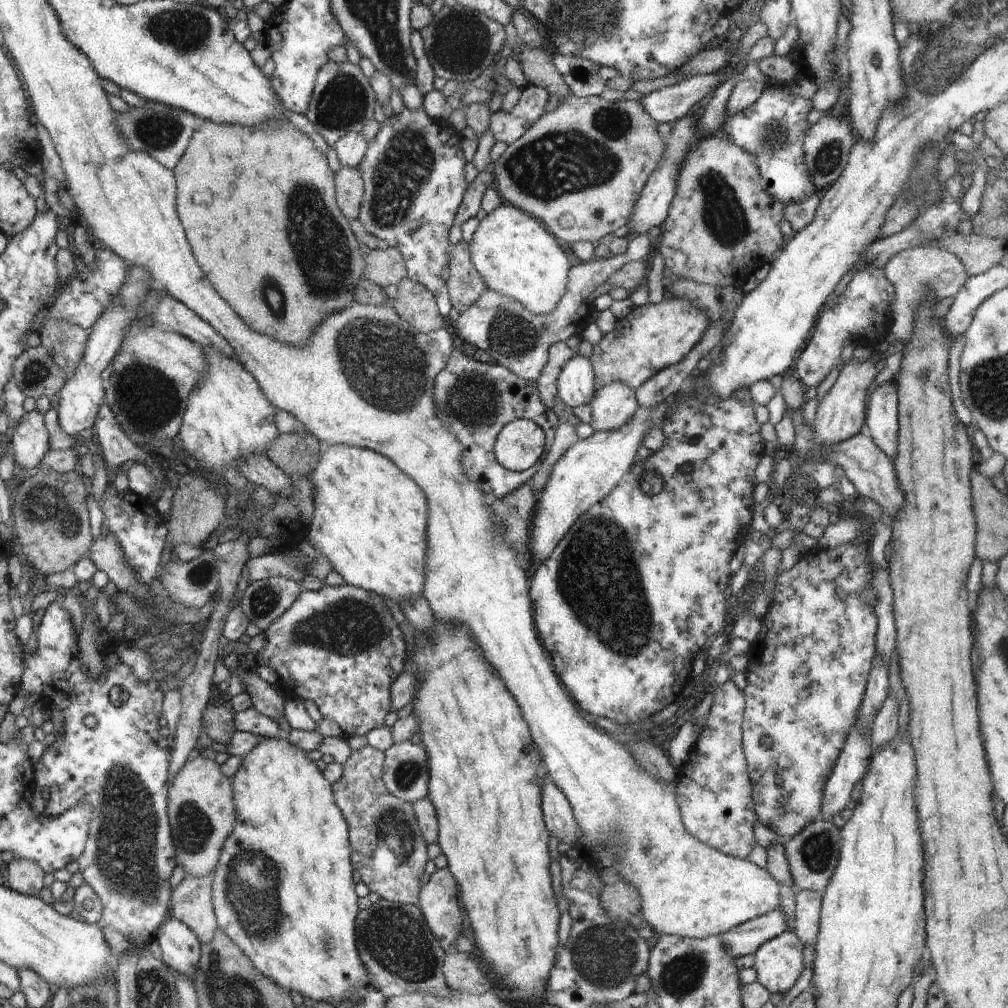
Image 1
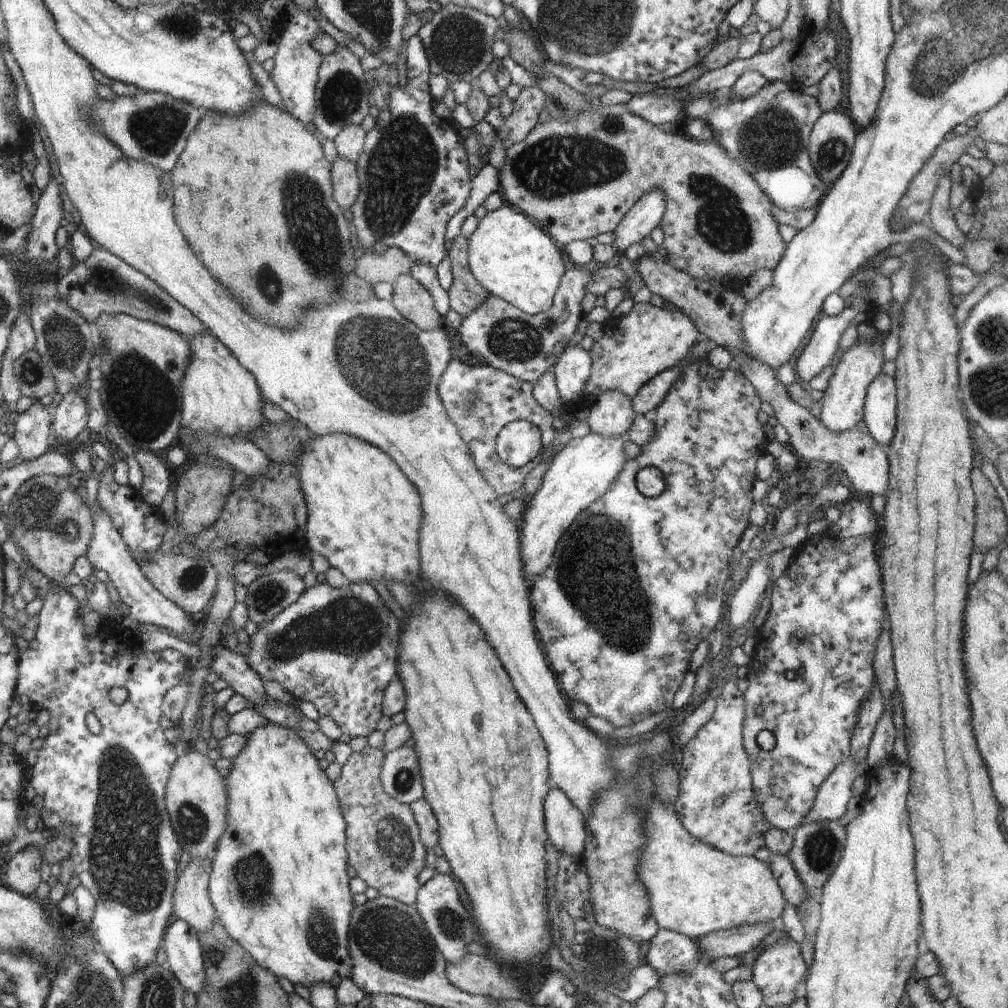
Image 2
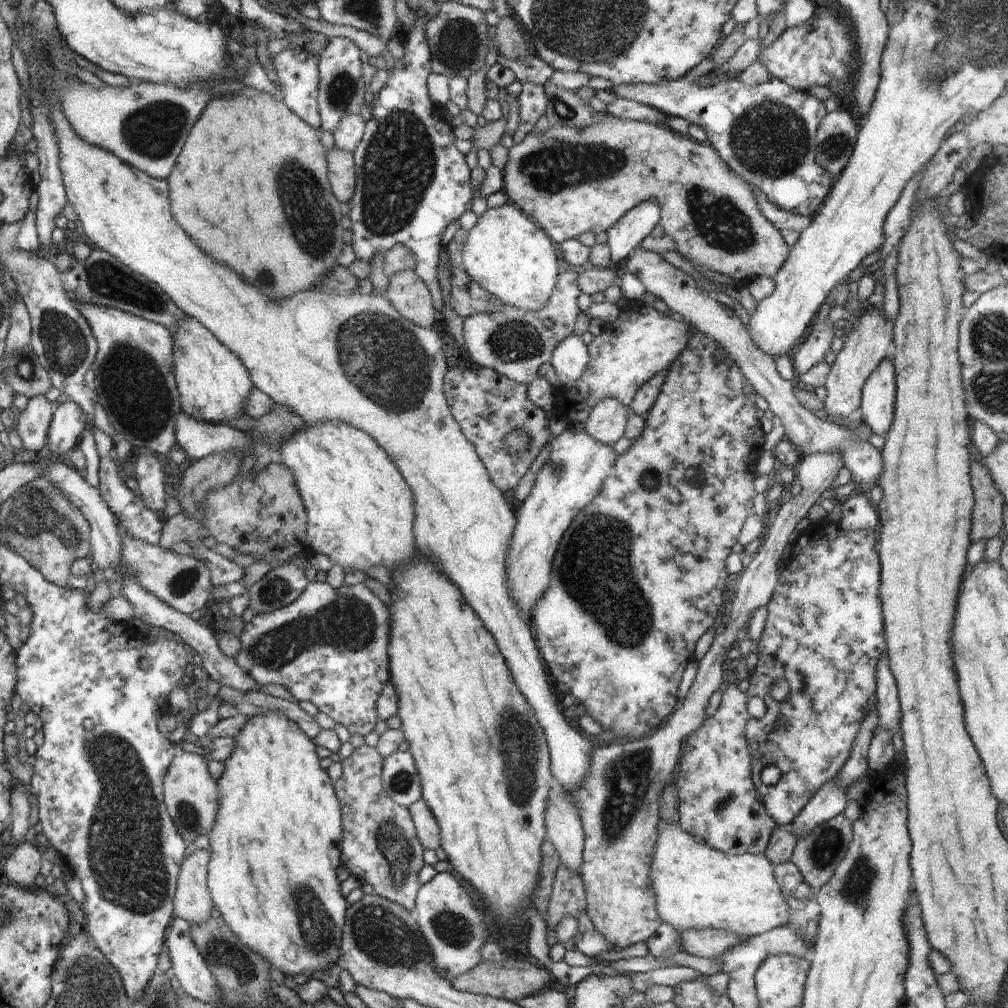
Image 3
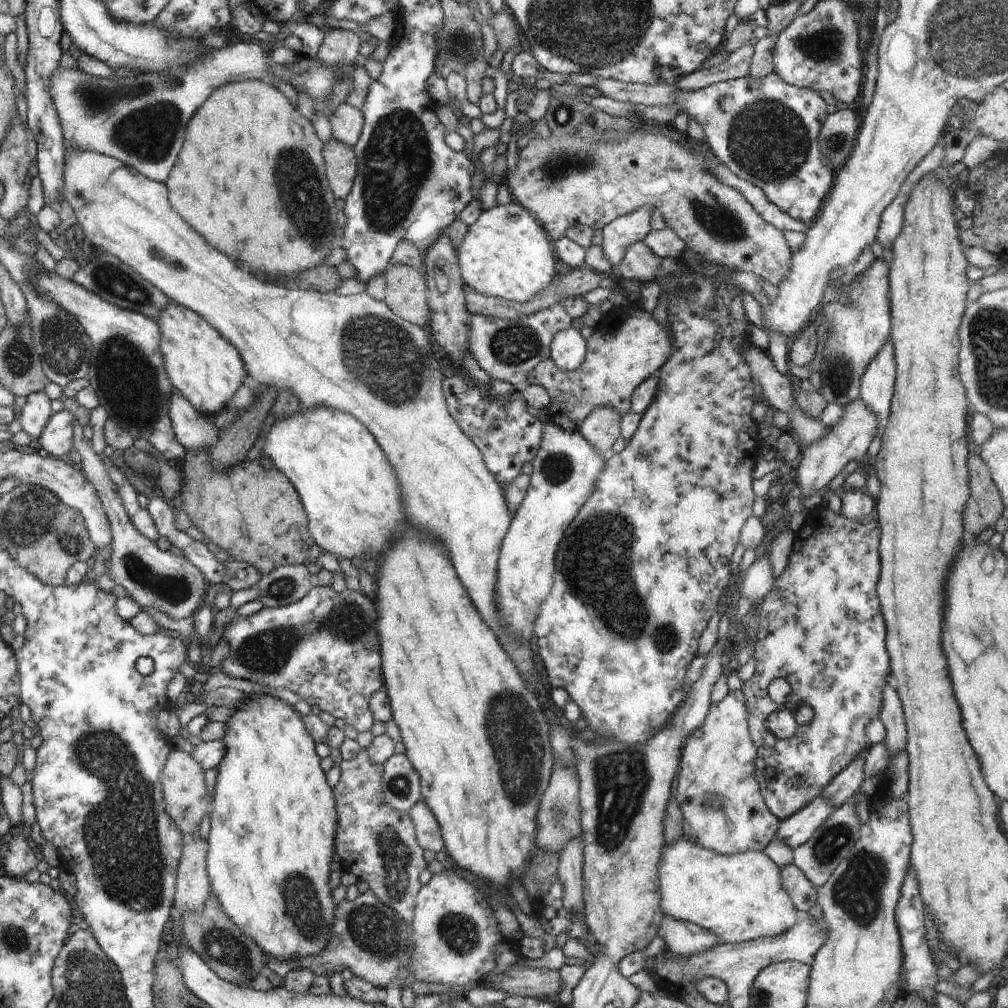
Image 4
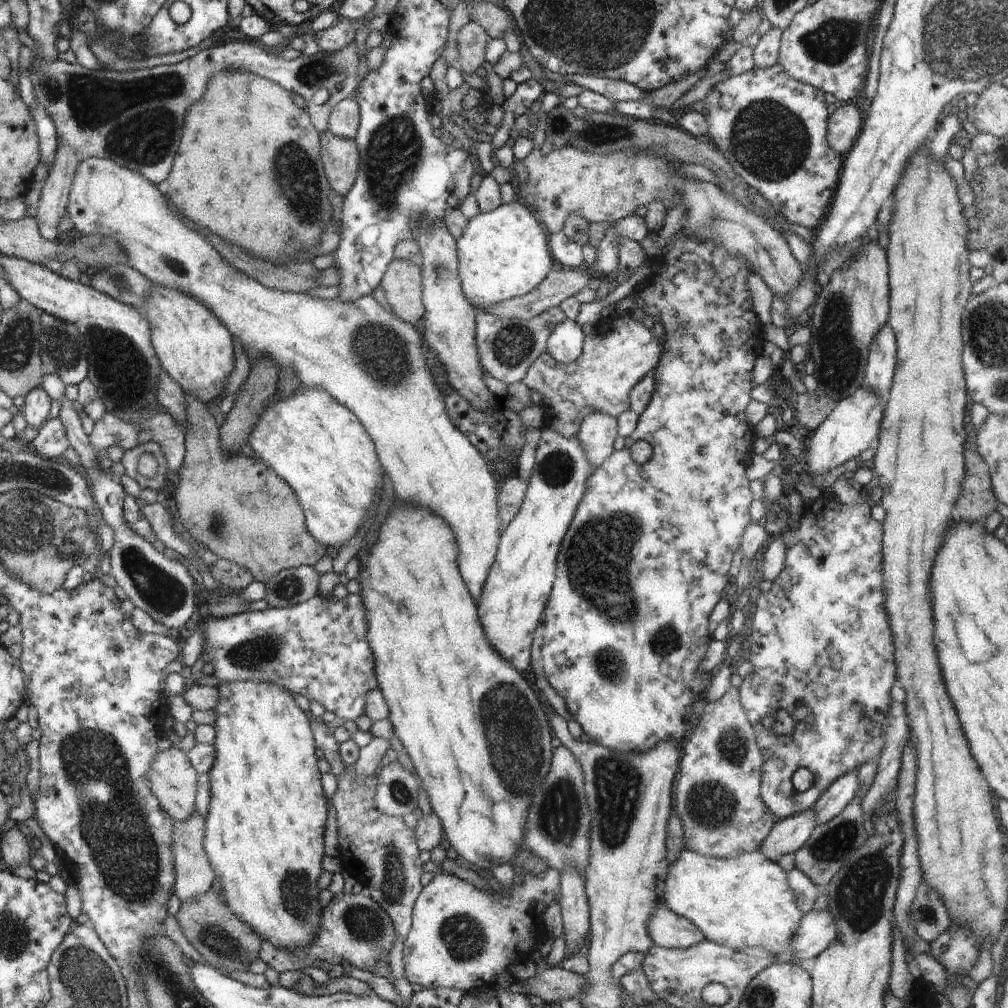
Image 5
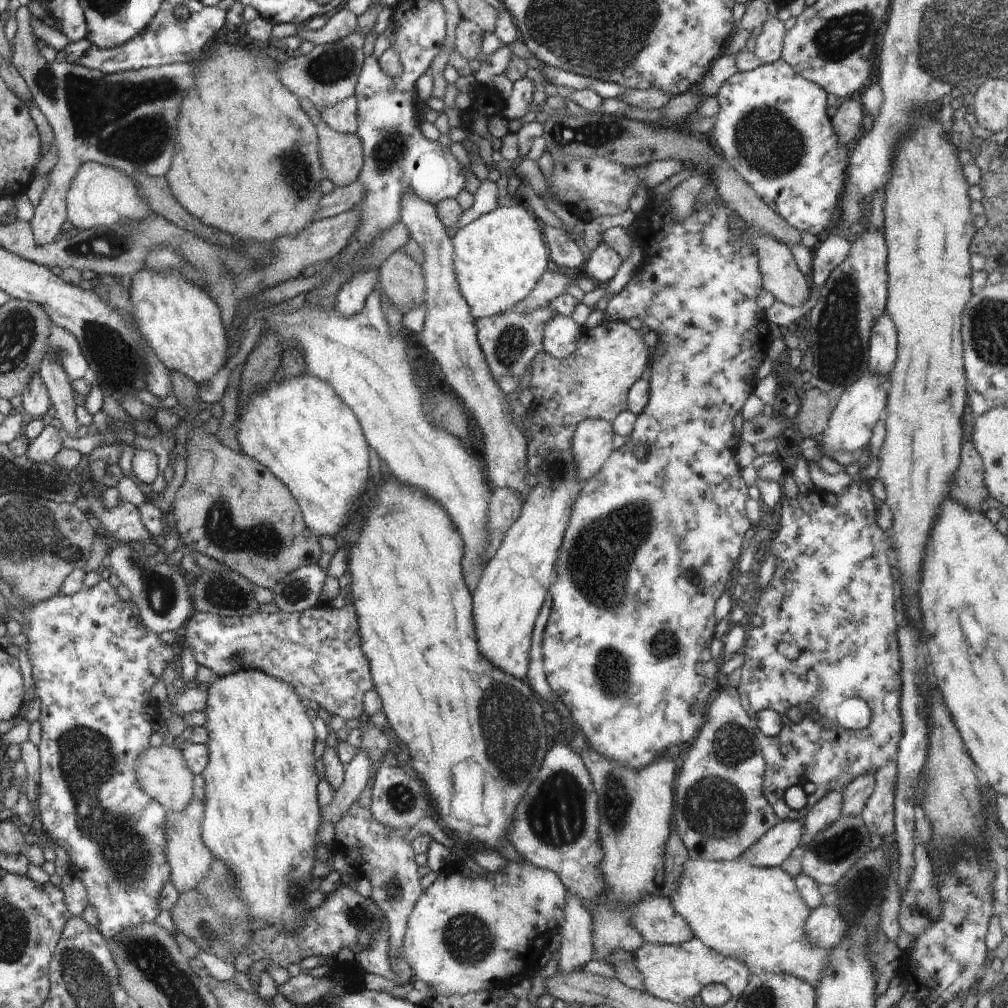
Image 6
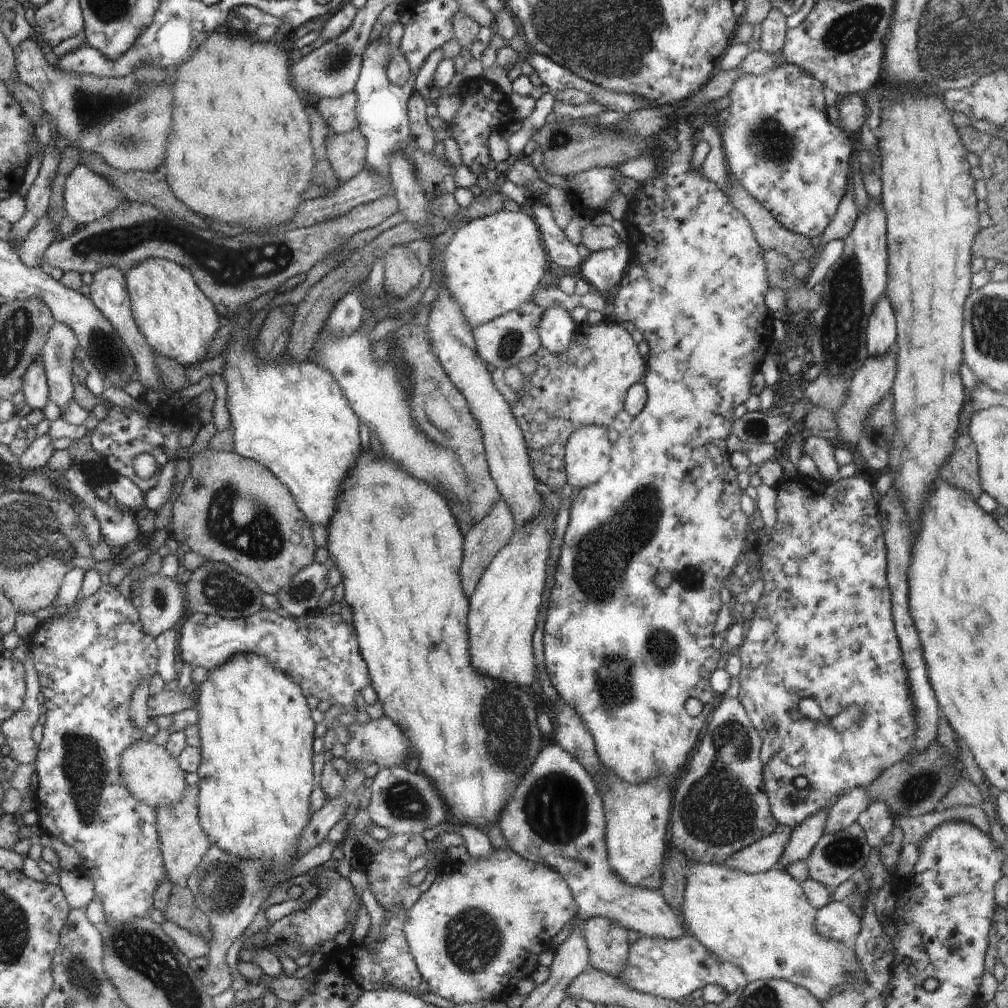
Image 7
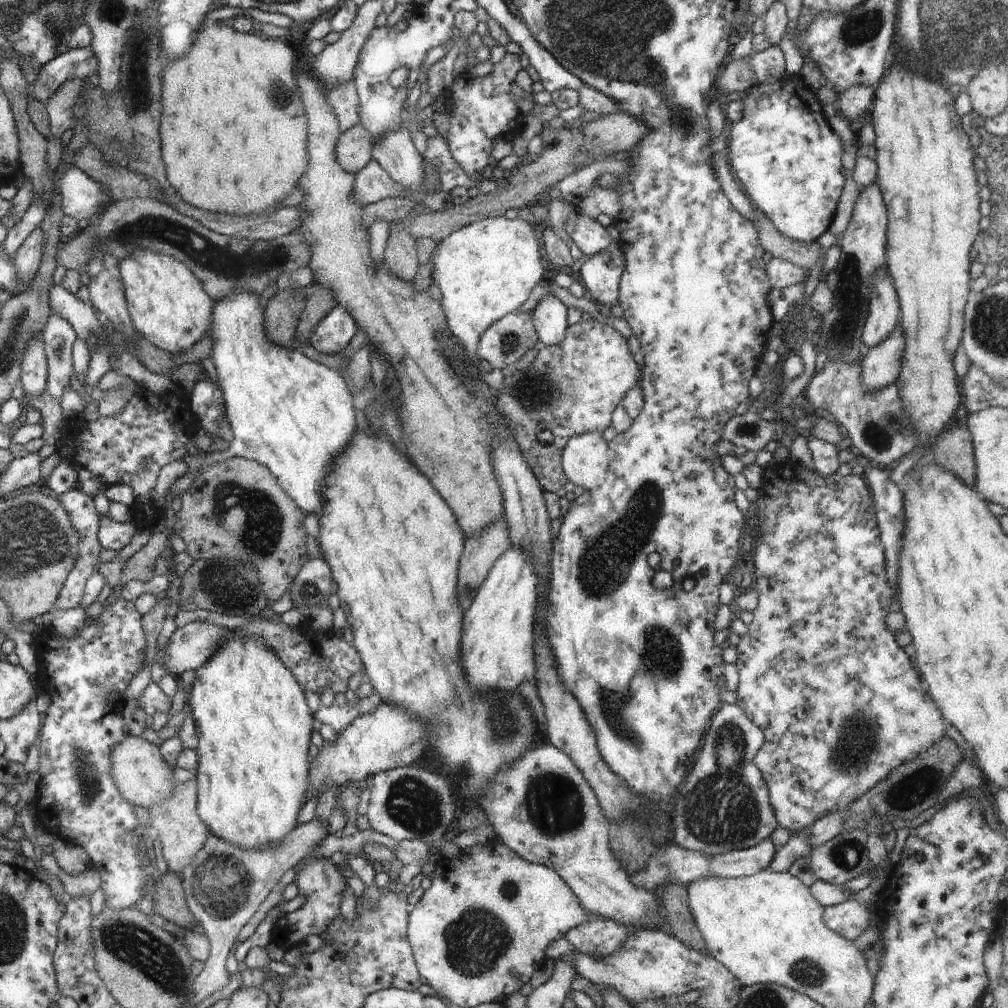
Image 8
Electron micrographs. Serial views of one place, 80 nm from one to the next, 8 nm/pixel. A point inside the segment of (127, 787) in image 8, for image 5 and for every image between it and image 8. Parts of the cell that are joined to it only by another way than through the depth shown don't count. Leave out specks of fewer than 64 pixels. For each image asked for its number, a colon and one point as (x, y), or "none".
5: (172, 779)
6: (161, 772)
7: (154, 776)

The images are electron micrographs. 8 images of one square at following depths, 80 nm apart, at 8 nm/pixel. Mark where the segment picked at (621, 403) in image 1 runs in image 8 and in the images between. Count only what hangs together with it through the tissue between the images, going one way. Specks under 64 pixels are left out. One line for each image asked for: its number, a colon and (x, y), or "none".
2: (611, 414)
3: (606, 422)
4: (601, 428)
5: (597, 431)
6: (591, 445)
7: (588, 449)
8: (584, 460)

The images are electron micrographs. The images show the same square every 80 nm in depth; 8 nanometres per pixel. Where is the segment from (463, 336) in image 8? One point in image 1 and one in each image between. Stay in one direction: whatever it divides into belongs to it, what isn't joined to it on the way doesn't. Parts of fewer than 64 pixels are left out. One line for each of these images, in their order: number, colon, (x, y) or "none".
1: (516, 256)
2: (512, 257)
3: (507, 254)
4: (506, 253)
5: (503, 254)
6: (498, 258)
7: (492, 265)

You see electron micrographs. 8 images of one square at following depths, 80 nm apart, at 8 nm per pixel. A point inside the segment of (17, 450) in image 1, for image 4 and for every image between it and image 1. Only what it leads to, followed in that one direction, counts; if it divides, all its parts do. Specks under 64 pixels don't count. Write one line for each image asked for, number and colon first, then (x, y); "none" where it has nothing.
2: (32, 433)
3: (32, 425)
4: (36, 413)

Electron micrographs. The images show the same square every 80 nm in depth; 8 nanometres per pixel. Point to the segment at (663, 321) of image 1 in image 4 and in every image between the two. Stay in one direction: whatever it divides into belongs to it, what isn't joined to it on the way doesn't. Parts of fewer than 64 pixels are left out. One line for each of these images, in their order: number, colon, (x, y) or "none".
2: (635, 347)
3: (639, 342)
4: (620, 356)

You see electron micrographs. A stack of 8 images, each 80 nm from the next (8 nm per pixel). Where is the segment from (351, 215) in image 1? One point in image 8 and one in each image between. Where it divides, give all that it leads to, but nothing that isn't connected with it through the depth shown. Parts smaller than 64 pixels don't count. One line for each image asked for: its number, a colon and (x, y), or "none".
2: (345, 181)
3: (341, 167)
4: (340, 161)
5: (340, 156)
6: (341, 154)
7: (346, 152)
8: (353, 149)

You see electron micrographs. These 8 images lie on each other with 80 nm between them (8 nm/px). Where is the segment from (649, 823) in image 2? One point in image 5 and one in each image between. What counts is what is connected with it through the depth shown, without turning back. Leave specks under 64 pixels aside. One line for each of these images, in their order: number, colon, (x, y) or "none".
3: (697, 887)
4: (739, 897)
5: (744, 902)

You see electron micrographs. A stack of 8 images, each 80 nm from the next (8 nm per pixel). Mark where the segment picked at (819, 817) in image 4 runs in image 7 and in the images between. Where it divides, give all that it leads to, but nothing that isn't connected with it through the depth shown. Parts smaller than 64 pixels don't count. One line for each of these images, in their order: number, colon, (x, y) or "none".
5: (788, 835)
6: (781, 841)
7: (762, 855)

